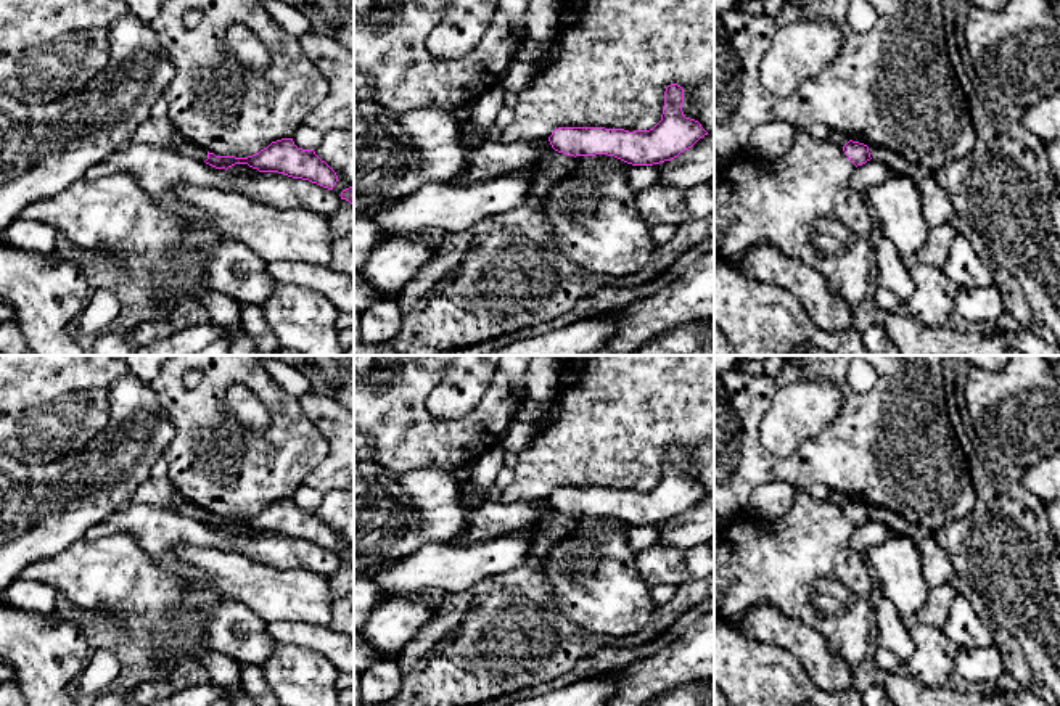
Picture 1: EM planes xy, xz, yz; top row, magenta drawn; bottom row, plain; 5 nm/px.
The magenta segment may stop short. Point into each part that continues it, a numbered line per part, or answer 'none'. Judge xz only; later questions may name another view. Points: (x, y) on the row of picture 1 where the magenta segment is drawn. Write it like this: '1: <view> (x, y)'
none

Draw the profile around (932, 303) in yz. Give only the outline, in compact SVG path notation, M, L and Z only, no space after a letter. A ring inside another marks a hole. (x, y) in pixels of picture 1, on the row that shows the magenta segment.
M915 264L910 269L914 291L906 301L909 317L922 325L949 325L959 286L943 269Z

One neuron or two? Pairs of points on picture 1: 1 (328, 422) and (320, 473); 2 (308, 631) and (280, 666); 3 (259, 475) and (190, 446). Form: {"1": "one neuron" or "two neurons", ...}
{"1": "one neuron", "2": "two neurons", "3": "one neuron"}

